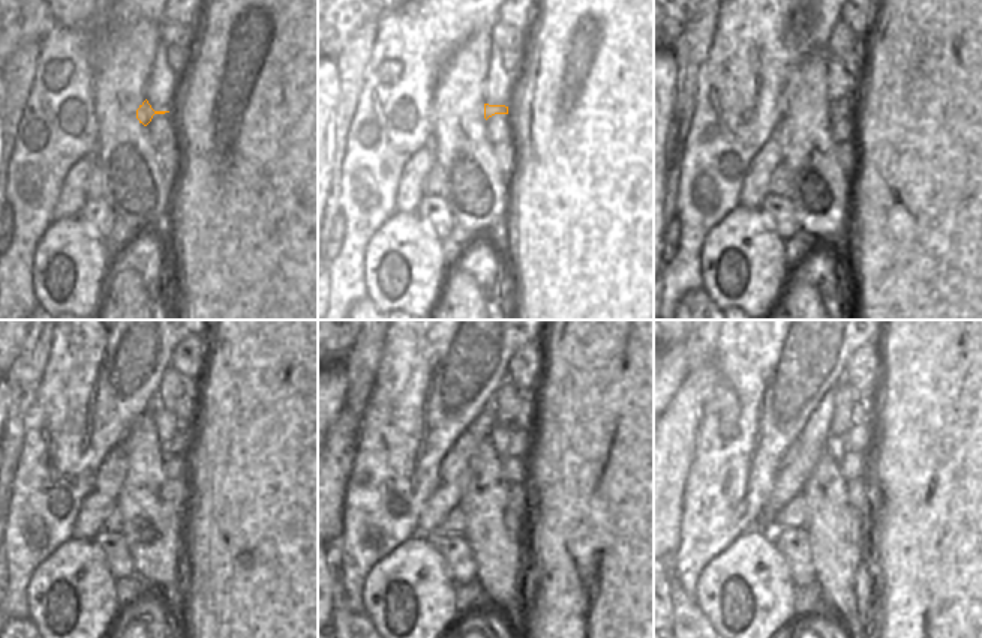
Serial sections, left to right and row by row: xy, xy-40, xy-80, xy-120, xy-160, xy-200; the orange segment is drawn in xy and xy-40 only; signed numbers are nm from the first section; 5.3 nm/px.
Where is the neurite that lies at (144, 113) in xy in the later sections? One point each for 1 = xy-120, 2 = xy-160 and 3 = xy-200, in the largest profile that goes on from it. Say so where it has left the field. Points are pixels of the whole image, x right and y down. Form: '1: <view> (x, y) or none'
1: xy-120 (179, 445)
2: xy-160 (520, 439)
3: xy-200 (859, 439)

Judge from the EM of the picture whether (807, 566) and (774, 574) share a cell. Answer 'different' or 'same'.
different

